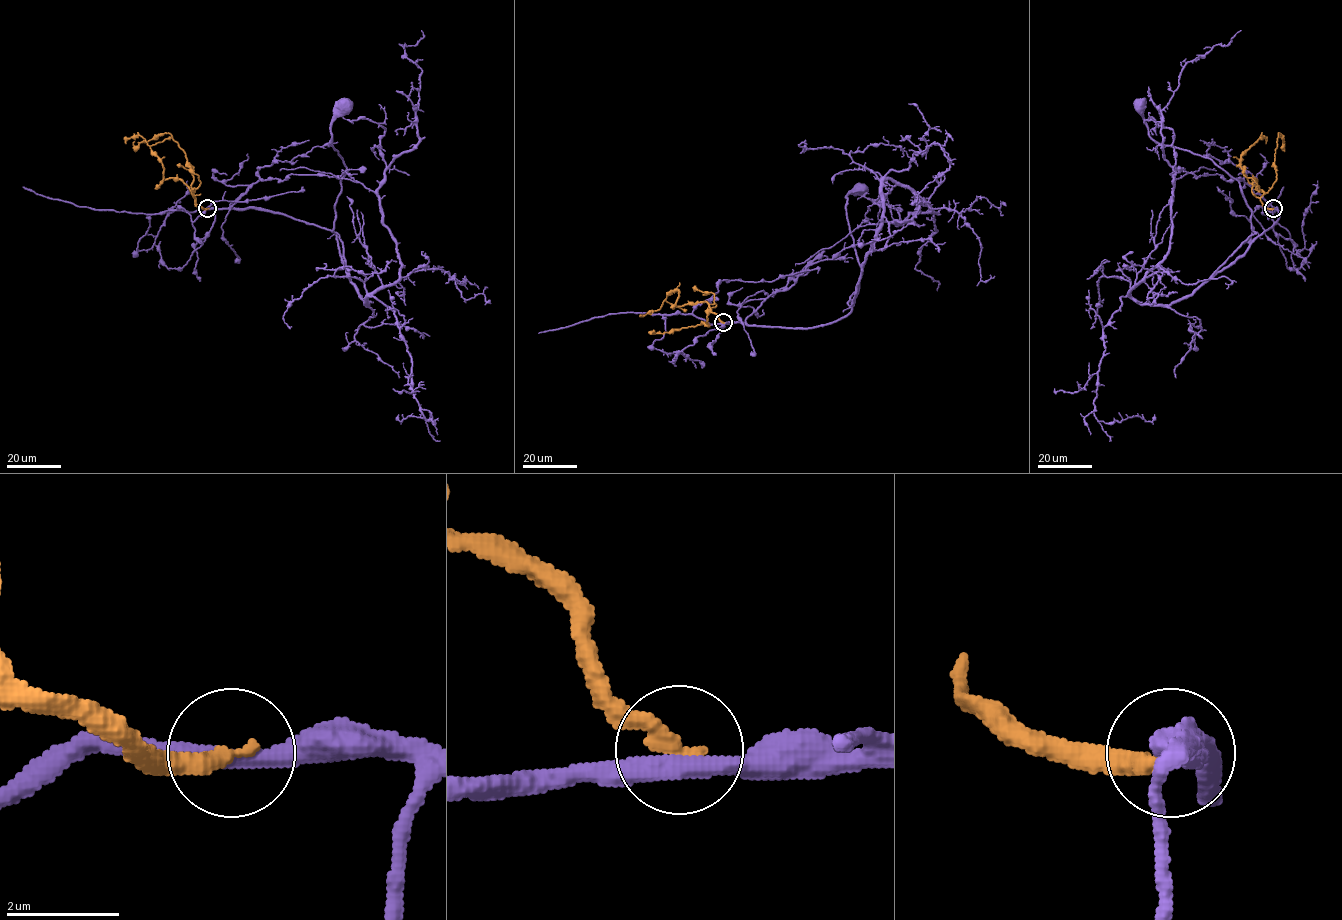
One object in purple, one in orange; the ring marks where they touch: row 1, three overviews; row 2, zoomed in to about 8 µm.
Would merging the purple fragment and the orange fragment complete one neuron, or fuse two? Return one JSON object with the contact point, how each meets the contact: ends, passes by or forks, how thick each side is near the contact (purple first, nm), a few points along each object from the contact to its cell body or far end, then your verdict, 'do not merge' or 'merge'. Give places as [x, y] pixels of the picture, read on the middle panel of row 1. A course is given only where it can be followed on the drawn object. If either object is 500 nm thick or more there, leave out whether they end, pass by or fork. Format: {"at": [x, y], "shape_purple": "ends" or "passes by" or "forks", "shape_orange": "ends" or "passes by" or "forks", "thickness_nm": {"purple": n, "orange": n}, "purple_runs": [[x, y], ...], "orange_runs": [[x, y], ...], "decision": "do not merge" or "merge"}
{"at": [723, 322], "shape_purple": "passes by", "shape_orange": "ends", "thickness_nm": {"purple": 340, "orange": 320}, "purple_runs": [[723, 322], [811, 328], [847, 315], [862, 266], [850, 306], [862, 268], [846, 196], [860, 189]], "orange_runs": [[723, 322], [705, 301], [678, 306], [675, 303], [678, 290], [669, 293], [656, 310], [641, 315]], "decision": "do not merge"}

